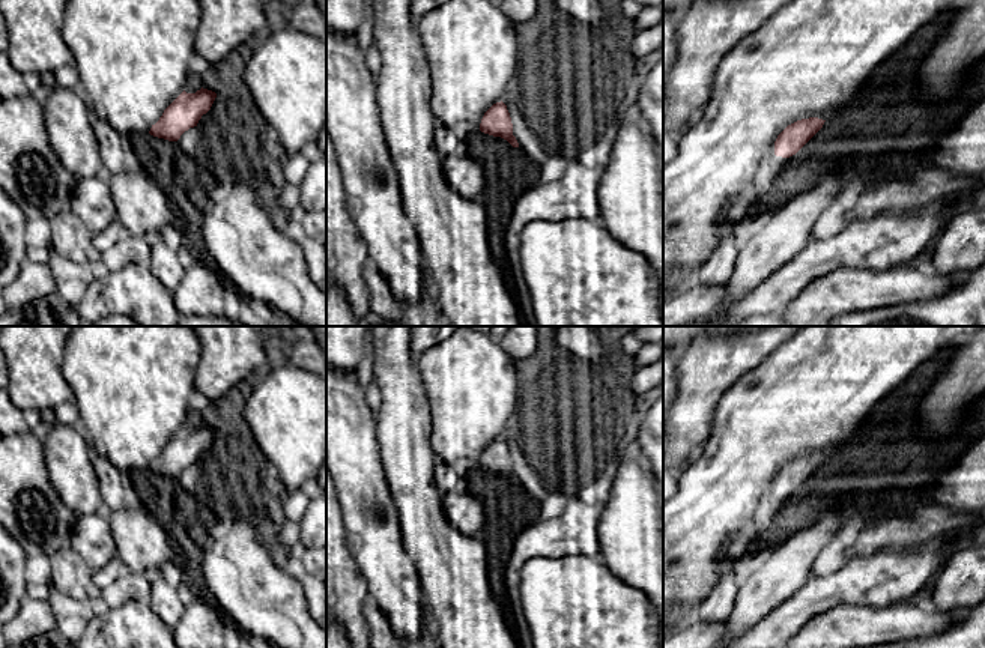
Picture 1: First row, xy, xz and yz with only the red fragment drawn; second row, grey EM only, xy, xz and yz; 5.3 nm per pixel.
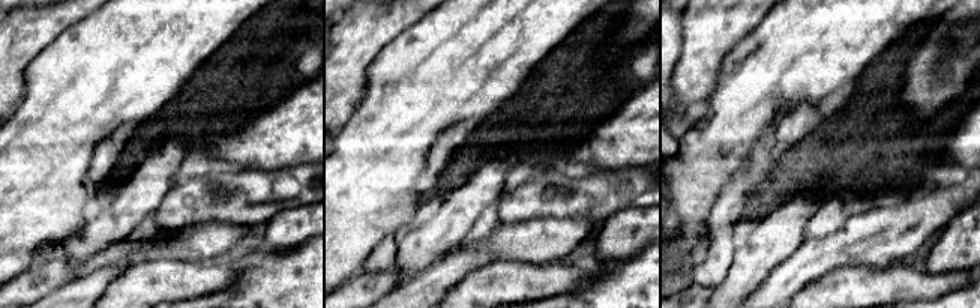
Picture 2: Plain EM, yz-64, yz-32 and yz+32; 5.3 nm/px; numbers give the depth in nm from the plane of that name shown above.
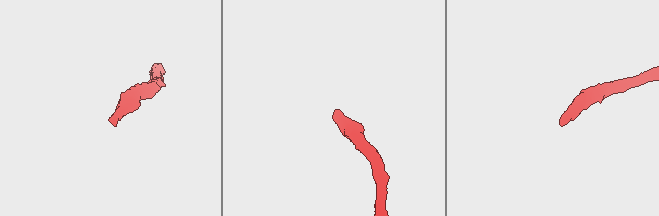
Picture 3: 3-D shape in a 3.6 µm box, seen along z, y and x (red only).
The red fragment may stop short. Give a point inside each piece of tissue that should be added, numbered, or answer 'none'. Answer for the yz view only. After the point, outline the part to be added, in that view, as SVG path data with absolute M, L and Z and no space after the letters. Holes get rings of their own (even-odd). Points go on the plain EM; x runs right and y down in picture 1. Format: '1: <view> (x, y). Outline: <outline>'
1: yz (775, 501). Outline: M773 492L768 499L767 499L767 514L770 517L773 517L774 514L779 513L779 510L782 508L783 502L785 502L786 495L782 493L776 493Z

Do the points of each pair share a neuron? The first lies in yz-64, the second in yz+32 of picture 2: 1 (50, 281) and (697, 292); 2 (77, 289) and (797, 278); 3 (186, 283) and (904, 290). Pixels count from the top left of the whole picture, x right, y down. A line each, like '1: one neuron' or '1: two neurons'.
1: one neuron
2: one neuron
3: one neuron

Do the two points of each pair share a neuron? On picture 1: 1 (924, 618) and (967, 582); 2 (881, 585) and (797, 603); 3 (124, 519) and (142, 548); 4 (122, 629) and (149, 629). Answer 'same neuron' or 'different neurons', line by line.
1: different neurons
2: same neuron
3: same neuron
4: same neuron

